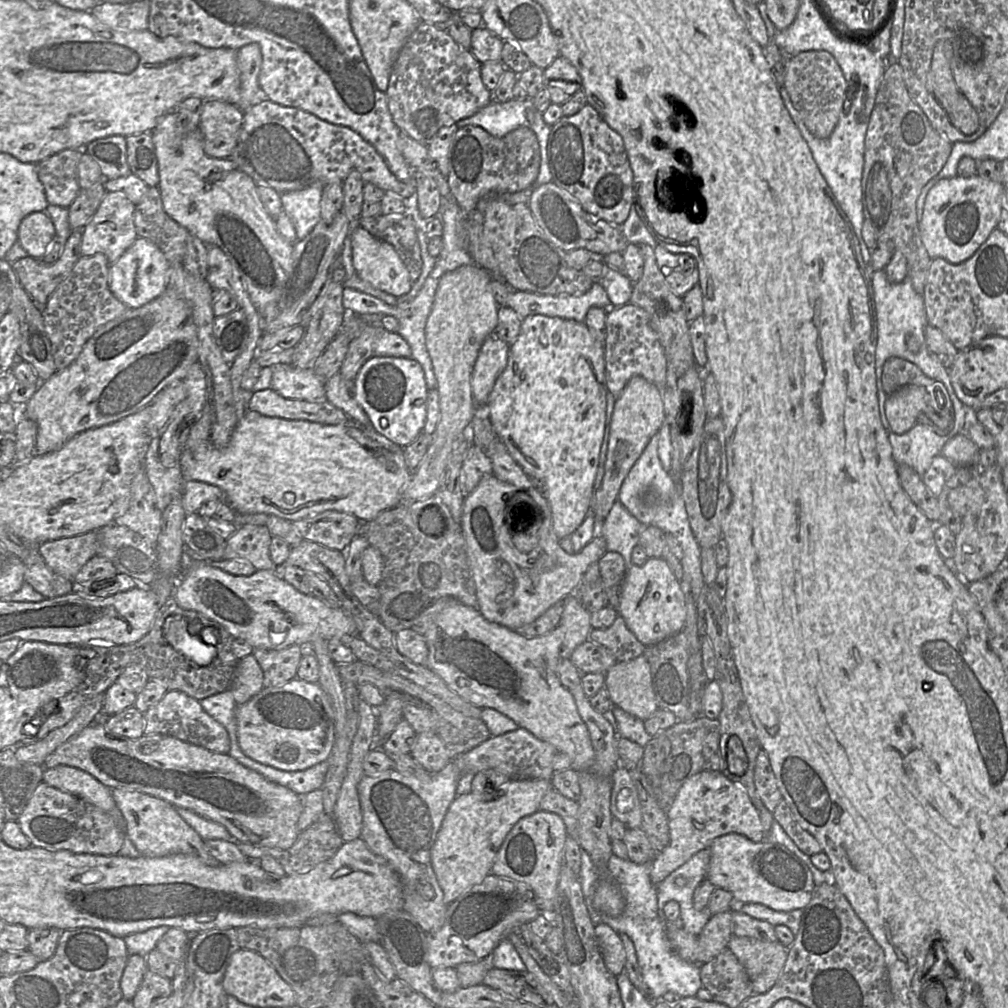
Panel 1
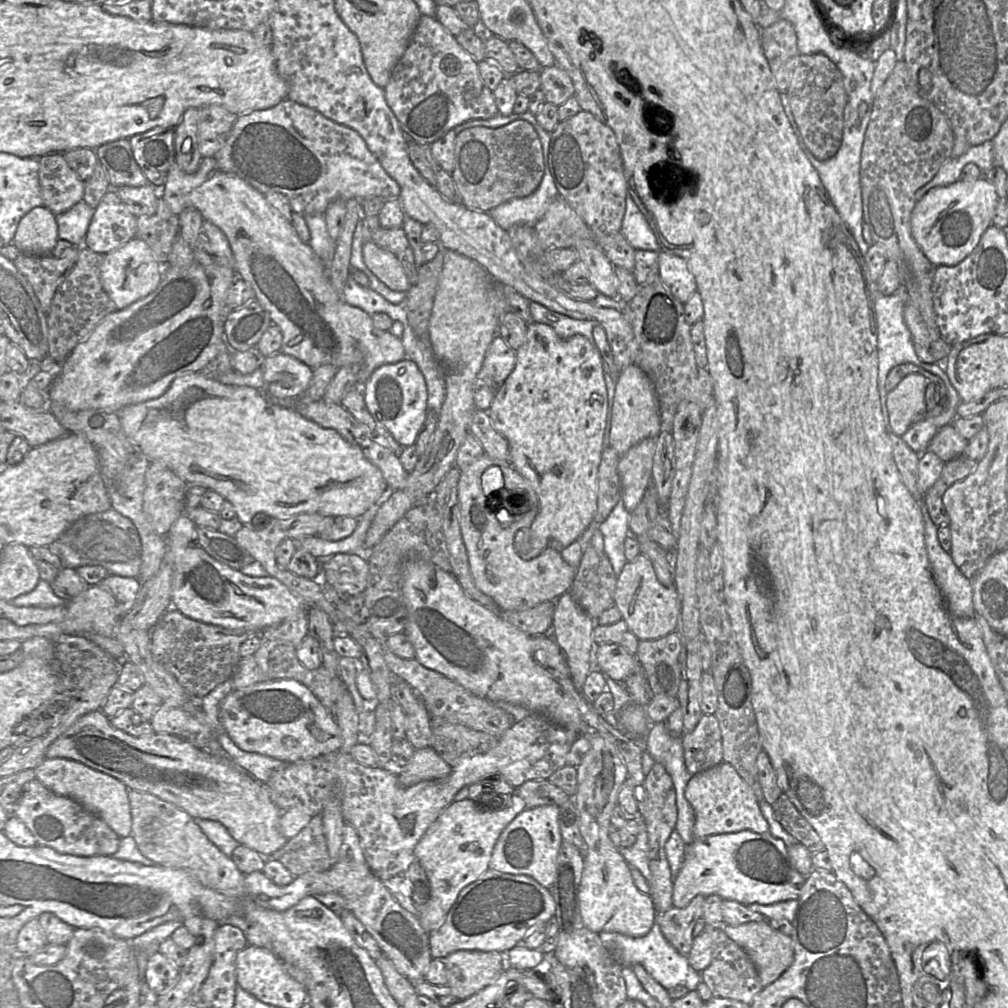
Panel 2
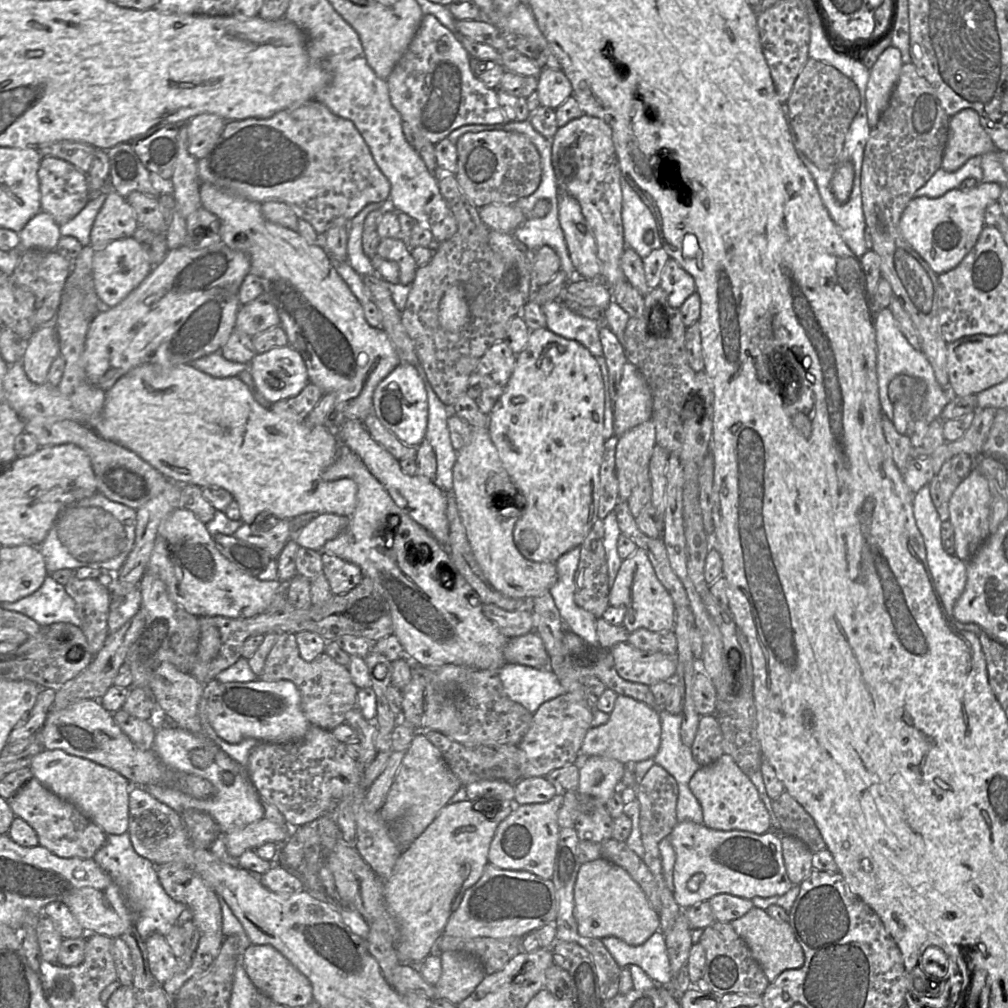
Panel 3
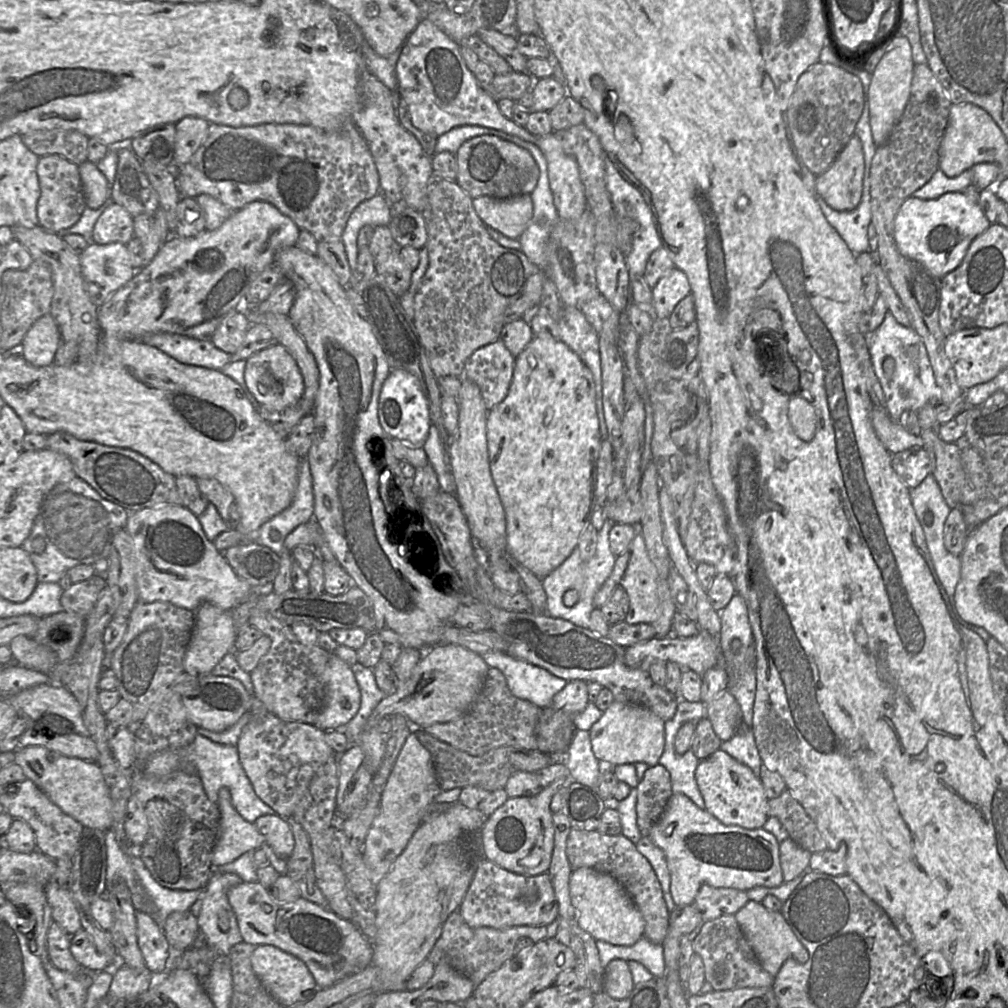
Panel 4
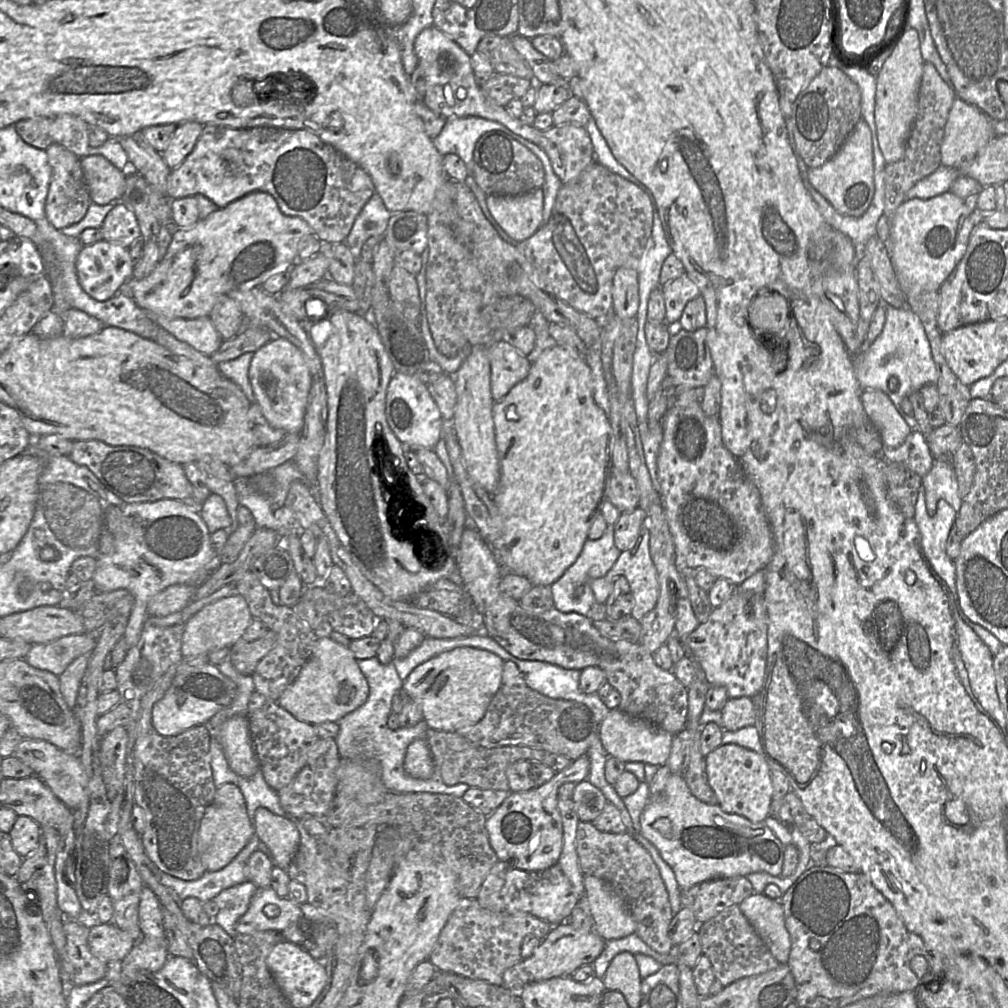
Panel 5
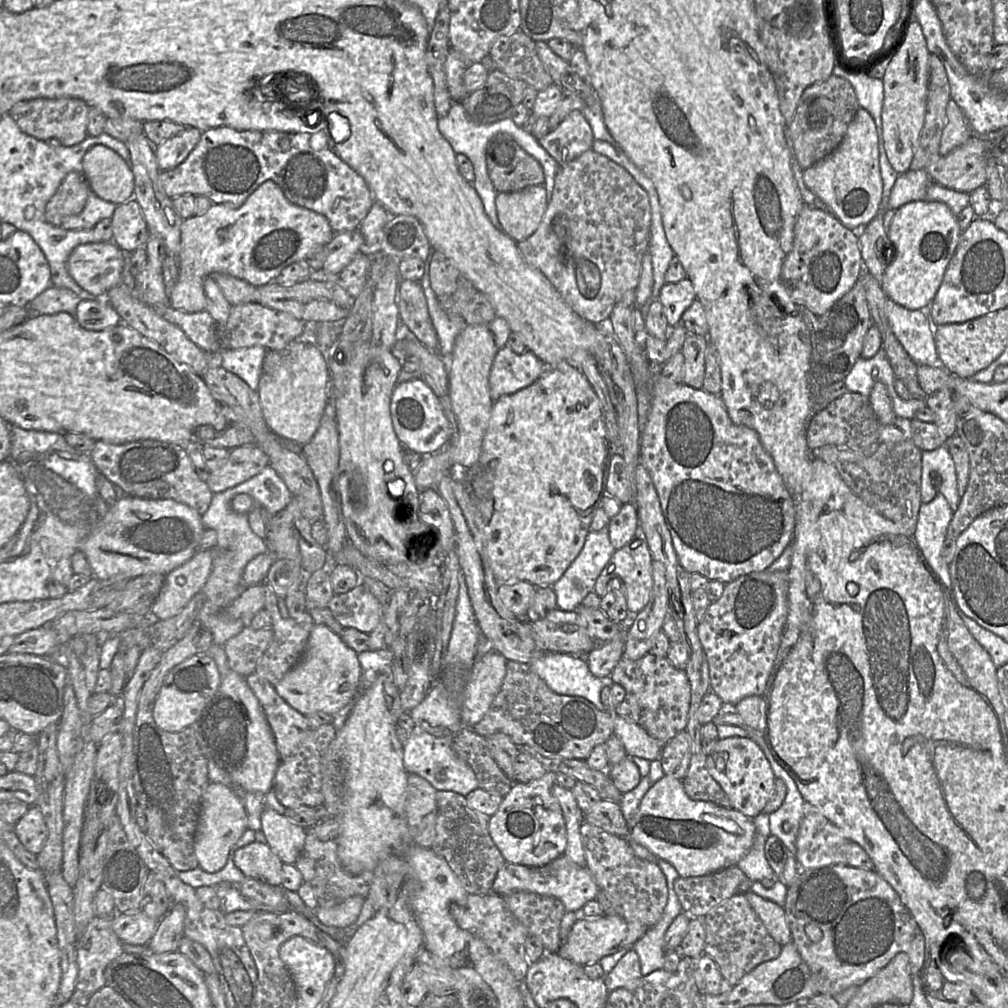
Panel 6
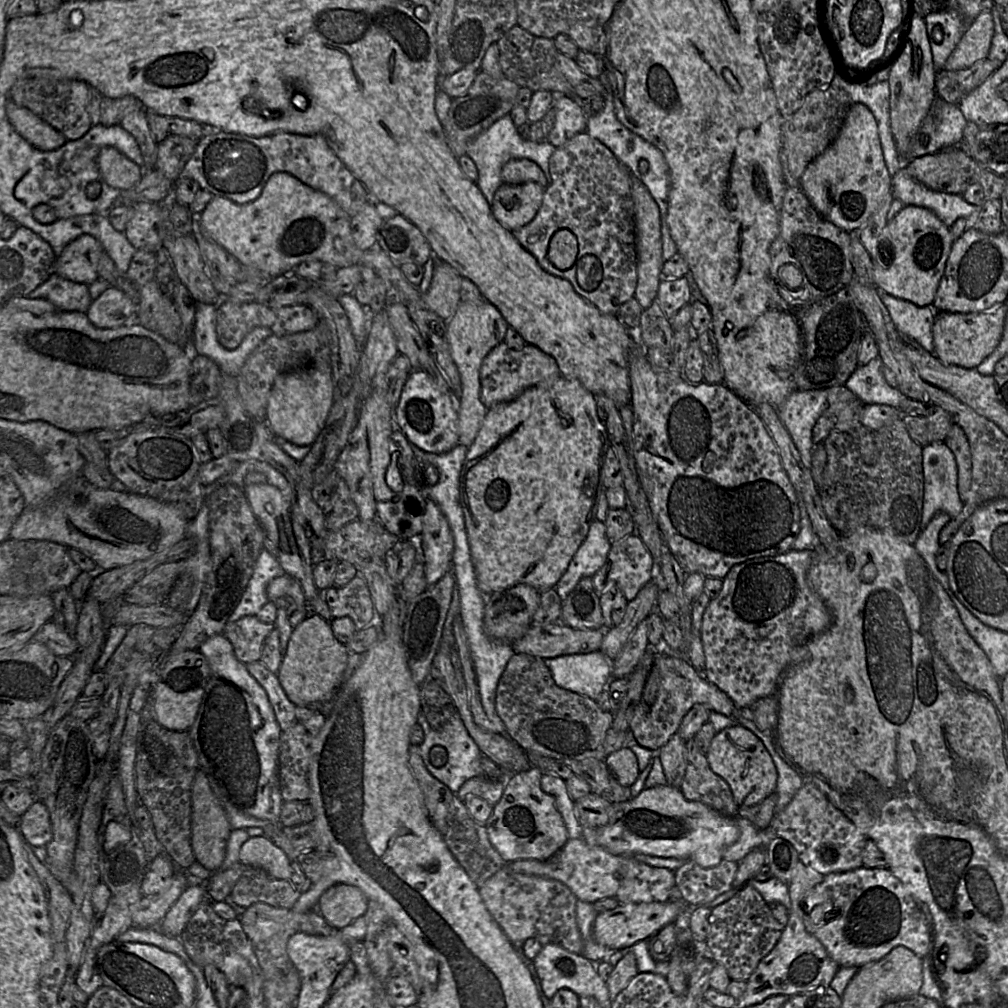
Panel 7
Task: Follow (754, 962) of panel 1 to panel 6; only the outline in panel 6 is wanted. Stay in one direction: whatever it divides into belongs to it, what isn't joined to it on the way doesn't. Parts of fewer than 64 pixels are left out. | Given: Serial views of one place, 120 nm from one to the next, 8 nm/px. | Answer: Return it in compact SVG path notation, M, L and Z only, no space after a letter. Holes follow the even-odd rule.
M750 890L746 892L746 898L763 922L768 933L778 944L783 946L792 940L791 931L782 906L764 899Z

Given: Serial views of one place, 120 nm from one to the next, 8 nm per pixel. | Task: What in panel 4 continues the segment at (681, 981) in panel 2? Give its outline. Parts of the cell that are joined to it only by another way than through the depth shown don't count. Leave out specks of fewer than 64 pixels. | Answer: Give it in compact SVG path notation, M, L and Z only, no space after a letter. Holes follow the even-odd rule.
M646 937L631 946L614 945L601 940L597 940L596 944L604 969L610 961L623 959L640 962L655 978L663 978L667 972L662 944L653 943Z

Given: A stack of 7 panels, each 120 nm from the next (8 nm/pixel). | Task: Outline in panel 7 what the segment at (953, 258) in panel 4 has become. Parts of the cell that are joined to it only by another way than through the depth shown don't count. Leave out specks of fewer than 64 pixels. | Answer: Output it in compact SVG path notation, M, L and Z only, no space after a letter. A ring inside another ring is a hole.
M904 205L887 223L883 231L883 240L878 243L877 252L885 266L878 263L873 264L874 286L878 291L884 291L917 306L932 306L953 243L950 228L931 210L920 206Z

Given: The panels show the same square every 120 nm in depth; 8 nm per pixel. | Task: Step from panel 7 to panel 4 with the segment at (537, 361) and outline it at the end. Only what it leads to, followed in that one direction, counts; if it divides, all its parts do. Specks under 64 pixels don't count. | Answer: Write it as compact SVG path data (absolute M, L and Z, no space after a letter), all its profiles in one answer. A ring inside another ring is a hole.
M501 339L478 349L466 361L463 377L478 385L489 411L507 396L515 361Z

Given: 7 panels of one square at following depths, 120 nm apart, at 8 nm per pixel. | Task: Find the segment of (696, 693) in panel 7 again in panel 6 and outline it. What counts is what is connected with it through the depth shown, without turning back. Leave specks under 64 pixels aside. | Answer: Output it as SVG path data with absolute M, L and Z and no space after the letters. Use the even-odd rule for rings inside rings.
M650 652L637 660L622 656L608 677L608 683L617 683L626 692L623 701L615 708L616 715L644 728L663 747L686 729L691 702L690 683L686 672L676 669L667 657Z

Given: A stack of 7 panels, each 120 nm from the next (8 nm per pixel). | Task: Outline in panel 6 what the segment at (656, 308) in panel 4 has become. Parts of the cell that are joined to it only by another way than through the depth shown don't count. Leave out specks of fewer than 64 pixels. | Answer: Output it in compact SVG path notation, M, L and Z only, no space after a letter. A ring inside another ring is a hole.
M686 277L677 283L665 283L658 299L663 305L668 325L673 327L681 323L683 313L696 300L696 293Z

